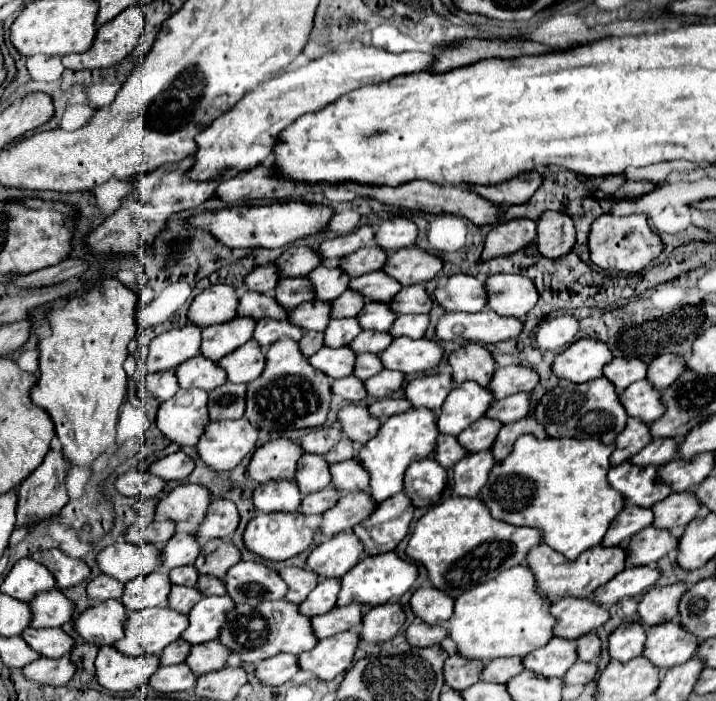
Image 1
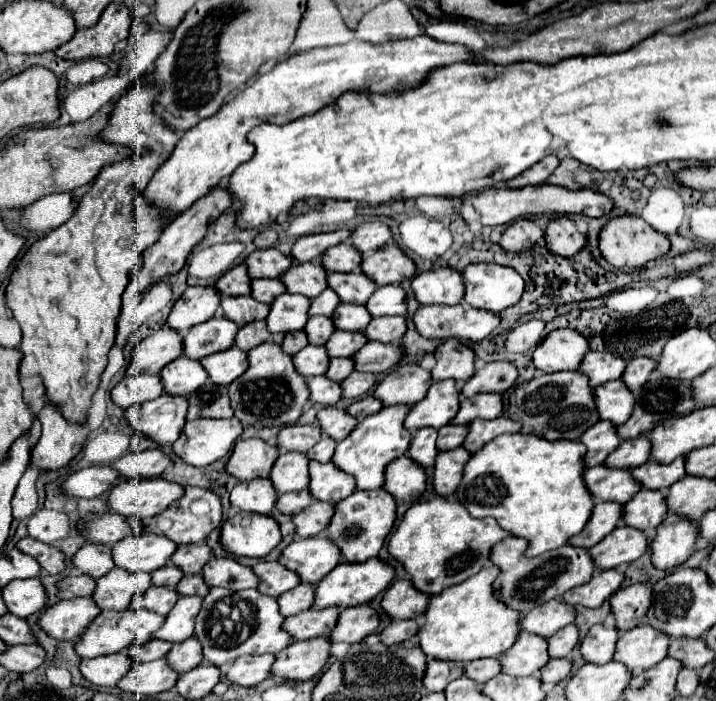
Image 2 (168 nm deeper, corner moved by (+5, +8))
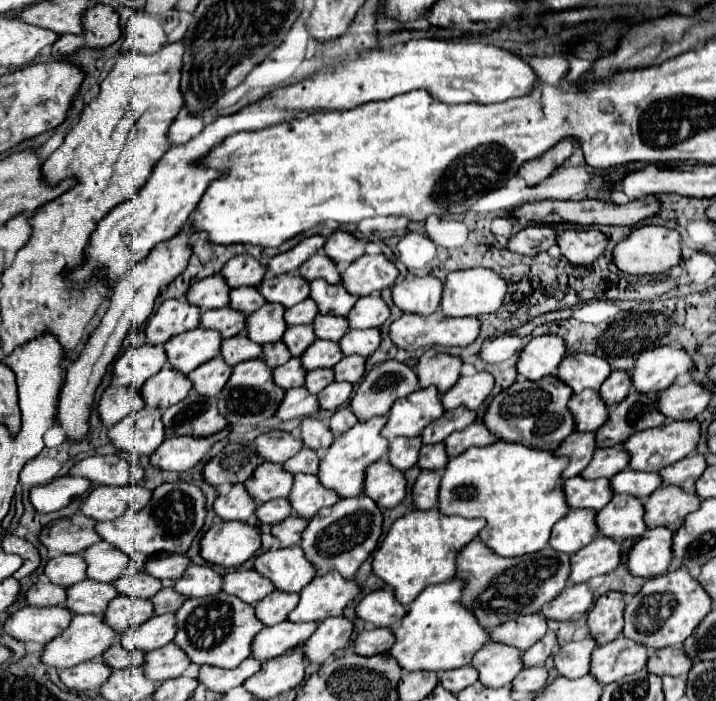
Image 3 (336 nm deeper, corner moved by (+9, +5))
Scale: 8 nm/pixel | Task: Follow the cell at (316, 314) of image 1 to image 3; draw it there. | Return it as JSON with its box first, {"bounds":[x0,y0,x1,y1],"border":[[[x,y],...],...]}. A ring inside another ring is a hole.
{"bounds":[246,304,286,344],"border":[[[266,304],[258,308],[256,312],[246,316],[246,332],[248,338],[256,344],[264,342],[276,342],[282,338],[286,330],[284,322],[284,306],[276,304]]]}

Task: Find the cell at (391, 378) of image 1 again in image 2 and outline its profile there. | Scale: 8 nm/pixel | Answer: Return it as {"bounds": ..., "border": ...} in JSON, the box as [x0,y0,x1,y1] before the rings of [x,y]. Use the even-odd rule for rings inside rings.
{"bounds":[342,371,376,399],"border":[[[354,371],[348,379],[342,381],[344,397],[358,399],[364,393],[368,393],[374,385],[376,385],[376,375],[374,373],[358,373],[358,371]]]}

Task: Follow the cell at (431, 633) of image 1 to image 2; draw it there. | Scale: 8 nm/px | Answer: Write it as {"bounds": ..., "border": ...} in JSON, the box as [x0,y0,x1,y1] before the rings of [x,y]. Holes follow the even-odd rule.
{"bounds":[380,621,420,645],"border":[[[392,621],[382,633],[380,633],[380,639],[382,643],[386,645],[396,645],[400,641],[406,641],[406,639],[412,639],[416,633],[418,633],[420,625],[416,621]]]}

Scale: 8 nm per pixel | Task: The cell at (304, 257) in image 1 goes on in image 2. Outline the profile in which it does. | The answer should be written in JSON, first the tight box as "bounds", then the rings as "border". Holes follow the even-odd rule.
{"bounds":[246,249,294,279],"border":[[[256,249],[254,253],[248,255],[246,265],[252,275],[252,279],[260,277],[282,277],[284,271],[292,267],[294,259],[292,255],[284,255],[278,249]]]}

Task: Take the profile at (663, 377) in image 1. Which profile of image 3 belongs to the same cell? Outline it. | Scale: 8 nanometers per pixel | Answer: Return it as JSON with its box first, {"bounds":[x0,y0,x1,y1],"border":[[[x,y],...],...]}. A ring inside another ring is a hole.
{"bounds":[598,370,632,406],"border":[[[614,370],[606,380],[604,384],[600,386],[598,394],[600,398],[604,400],[606,406],[614,406],[618,402],[622,402],[624,396],[628,396],[632,384],[628,382],[628,372],[622,372],[622,370]]]}

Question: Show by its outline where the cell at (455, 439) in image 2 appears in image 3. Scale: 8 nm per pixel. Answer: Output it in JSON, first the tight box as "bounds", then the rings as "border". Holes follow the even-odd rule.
{"bounds":[418,442,448,470],"border":[[[442,442],[426,446],[426,454],[428,456],[418,456],[418,468],[422,468],[422,470],[442,470],[448,462]]]}

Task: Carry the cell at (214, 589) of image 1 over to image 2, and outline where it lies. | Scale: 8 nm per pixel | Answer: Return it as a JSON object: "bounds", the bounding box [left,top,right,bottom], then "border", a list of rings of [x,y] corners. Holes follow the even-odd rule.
{"bounds":[176,575,210,597],"border":[[[184,575],[184,579],[176,585],[176,589],[182,595],[200,595],[200,597],[206,597],[210,593],[210,587],[204,583],[204,579],[200,575]]]}

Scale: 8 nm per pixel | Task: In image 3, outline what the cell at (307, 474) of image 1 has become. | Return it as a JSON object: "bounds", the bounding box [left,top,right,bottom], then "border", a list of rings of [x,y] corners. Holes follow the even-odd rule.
{"bounds":[244,462,292,506],"border":[[[262,462],[248,482],[244,482],[244,488],[256,506],[260,506],[274,498],[286,498],[288,490],[292,488],[292,474],[284,472],[280,464]]]}

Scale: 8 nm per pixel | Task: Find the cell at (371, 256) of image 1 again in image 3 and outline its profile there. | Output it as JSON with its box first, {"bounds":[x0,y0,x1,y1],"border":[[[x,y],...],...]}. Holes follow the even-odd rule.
{"bounds":[298,252,340,284],"border":[[[318,252],[312,258],[308,258],[308,262],[304,262],[298,268],[298,274],[302,278],[308,278],[308,280],[324,278],[328,284],[338,284],[340,282],[340,272],[336,270],[336,264],[324,252]]]}

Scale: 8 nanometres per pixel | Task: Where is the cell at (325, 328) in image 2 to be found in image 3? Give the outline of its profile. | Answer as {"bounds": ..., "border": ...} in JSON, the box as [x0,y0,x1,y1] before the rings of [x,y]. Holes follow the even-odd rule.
{"bounds":[282,324,316,356],"border":[[[308,324],[306,326],[290,326],[282,336],[282,342],[286,344],[286,348],[290,350],[292,356],[300,356],[314,340],[316,340],[316,336],[312,334],[312,326],[308,326]]]}

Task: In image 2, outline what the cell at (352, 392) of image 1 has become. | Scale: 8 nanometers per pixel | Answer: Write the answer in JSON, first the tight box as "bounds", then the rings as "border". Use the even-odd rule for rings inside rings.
{"bounds":[308,375,344,405],"border":[[[318,375],[308,379],[308,387],[310,387],[310,401],[318,403],[318,405],[336,405],[338,401],[342,401],[344,393],[342,393],[342,385],[332,381],[326,375]]]}

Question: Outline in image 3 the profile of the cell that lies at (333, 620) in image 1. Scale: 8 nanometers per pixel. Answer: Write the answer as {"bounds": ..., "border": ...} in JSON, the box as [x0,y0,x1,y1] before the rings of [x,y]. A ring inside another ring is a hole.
{"bounds":[252,620,316,662],"border":[[[288,620],[270,628],[262,628],[252,640],[252,658],[258,662],[276,658],[290,648],[304,644],[304,640],[312,636],[312,630],[316,630],[316,622],[294,624]]]}

